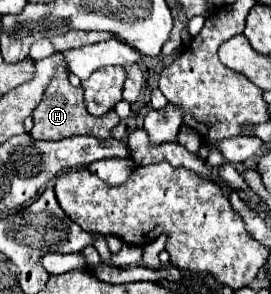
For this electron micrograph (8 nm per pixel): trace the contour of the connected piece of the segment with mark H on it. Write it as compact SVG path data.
M57 74L57 78L53 78L51 86L45 90L43 100L37 104L37 108L33 110L33 130L31 136L37 140L61 140L61 138L69 138L69 136L77 136L77 134L89 134L95 138L111 138L111 128L119 124L119 116L111 110L105 116L91 116L83 104L83 90L81 86L73 88L67 80L67 74Z

